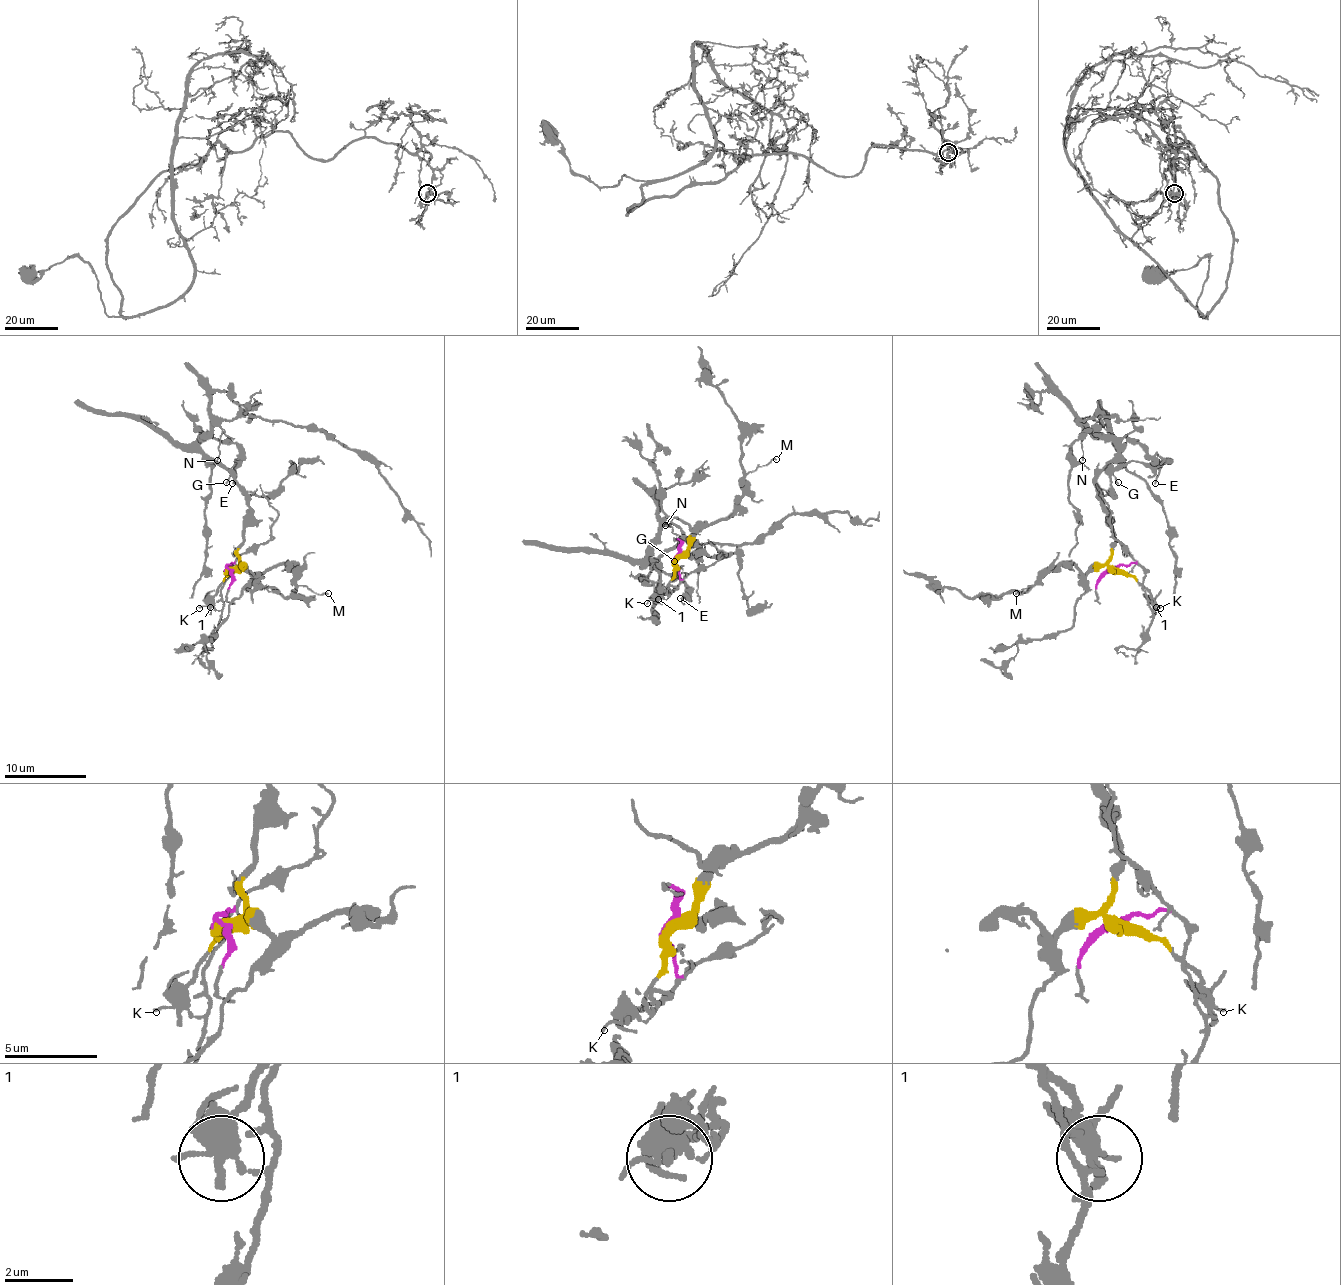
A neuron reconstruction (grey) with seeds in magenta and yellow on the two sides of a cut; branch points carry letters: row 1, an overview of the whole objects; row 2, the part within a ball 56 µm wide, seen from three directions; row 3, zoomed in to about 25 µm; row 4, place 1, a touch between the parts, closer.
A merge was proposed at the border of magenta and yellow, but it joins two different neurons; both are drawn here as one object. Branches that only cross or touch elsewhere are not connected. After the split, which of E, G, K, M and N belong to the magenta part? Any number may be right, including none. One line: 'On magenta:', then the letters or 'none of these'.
On magenta: K

